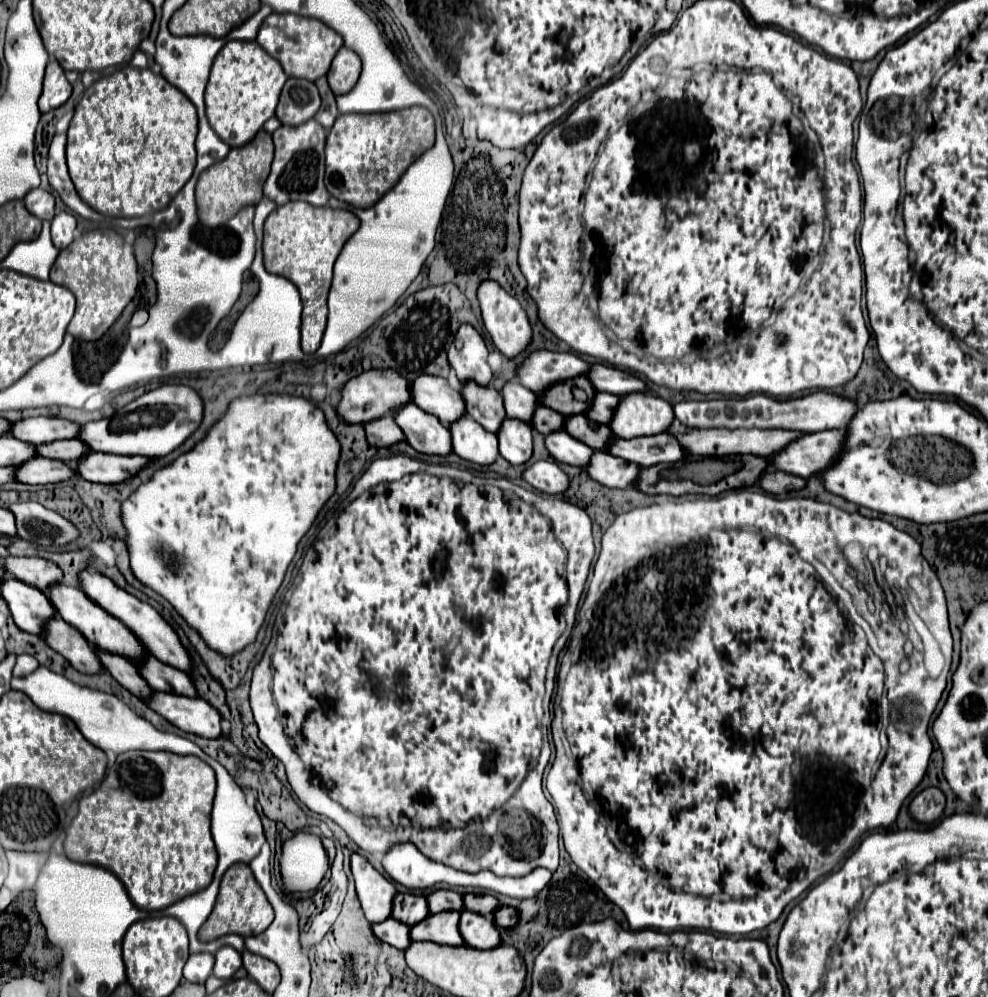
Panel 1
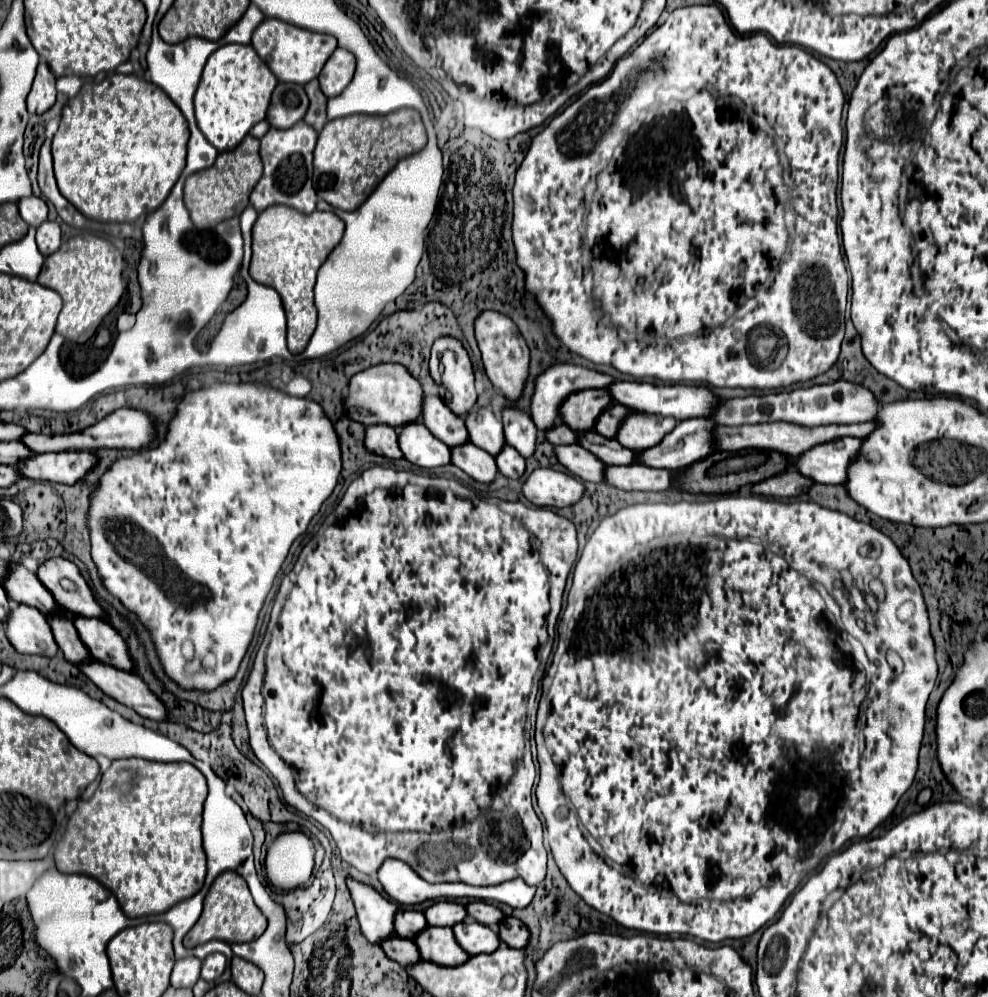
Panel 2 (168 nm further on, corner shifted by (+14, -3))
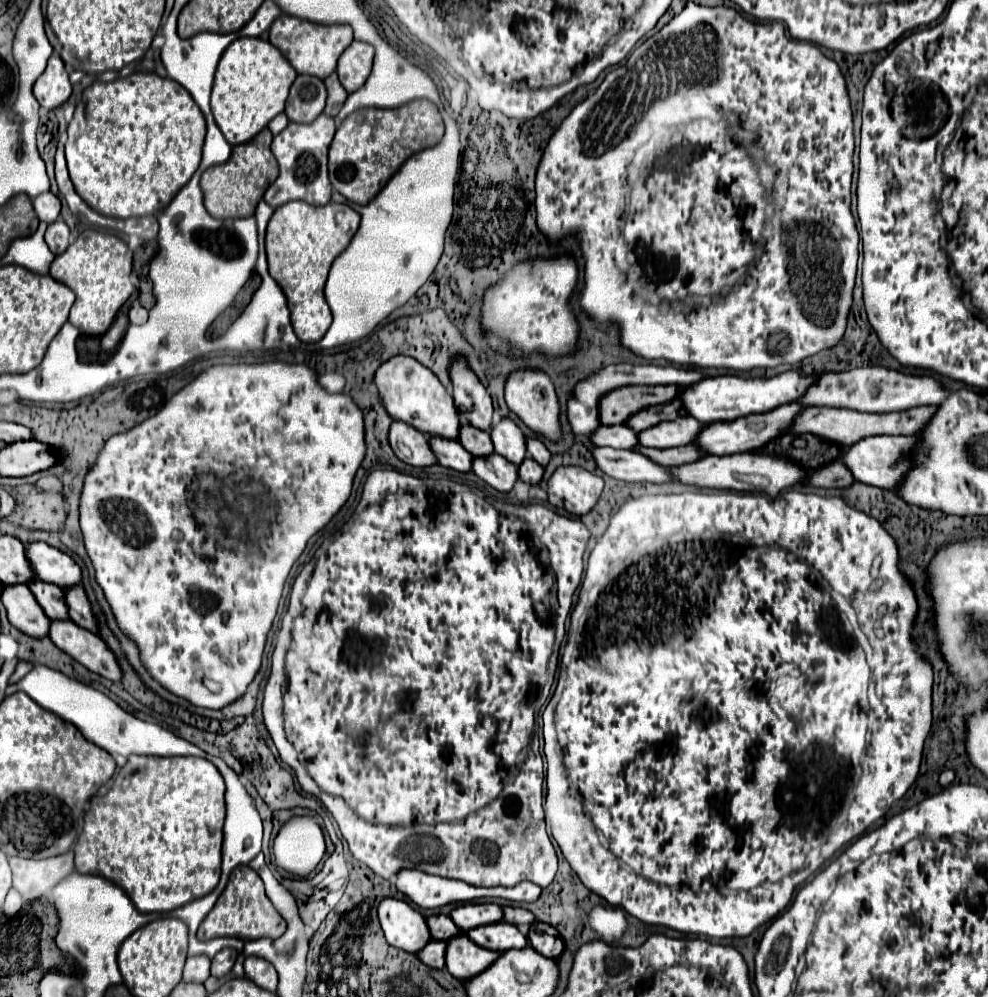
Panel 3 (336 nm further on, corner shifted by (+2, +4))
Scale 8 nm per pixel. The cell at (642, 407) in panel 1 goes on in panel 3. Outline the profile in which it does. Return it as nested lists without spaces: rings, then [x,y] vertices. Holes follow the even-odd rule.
[[[691,415],[677,417],[677,421],[661,421],[661,425],[653,425],[653,429],[645,429],[645,433],[639,433],[639,443],[645,447],[681,447],[693,443],[695,435],[699,433],[701,423],[693,419]]]

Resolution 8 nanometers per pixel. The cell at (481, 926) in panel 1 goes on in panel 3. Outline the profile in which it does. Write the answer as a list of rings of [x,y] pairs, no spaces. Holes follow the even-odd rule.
[[[499,921],[497,925],[481,925],[477,929],[471,929],[467,937],[471,937],[471,941],[475,941],[479,947],[485,947],[491,951],[521,949],[529,943],[527,937],[507,921]]]

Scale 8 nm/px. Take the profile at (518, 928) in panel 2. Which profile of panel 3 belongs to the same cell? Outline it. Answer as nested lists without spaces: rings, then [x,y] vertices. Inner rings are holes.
[[[533,923],[533,927],[527,933],[529,945],[537,949],[541,955],[555,959],[563,951],[563,939],[561,935],[547,923]]]

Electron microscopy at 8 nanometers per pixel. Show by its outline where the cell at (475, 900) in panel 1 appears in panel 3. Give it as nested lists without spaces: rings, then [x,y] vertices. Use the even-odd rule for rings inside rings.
[[[501,907],[503,909],[503,913],[505,913],[505,921],[507,923],[513,923],[513,925],[531,925],[533,921],[535,921],[535,917],[533,917],[533,913],[529,913],[527,909],[521,909],[521,907]]]

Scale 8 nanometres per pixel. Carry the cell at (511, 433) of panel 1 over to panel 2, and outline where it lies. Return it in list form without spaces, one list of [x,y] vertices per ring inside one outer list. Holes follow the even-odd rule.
[[[505,446],[505,452],[501,452],[501,456],[495,458],[497,460],[497,468],[505,478],[521,478],[525,472],[525,458],[515,450]]]

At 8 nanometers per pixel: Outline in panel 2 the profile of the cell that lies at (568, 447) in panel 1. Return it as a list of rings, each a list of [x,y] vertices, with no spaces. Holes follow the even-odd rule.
[[[557,446],[555,448],[559,462],[581,480],[589,482],[605,482],[605,468],[607,464],[601,462],[595,454],[587,452],[581,446]]]

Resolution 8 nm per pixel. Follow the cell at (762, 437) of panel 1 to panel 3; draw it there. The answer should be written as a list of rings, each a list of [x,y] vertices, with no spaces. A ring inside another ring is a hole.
[[[807,407],[803,409],[789,427],[789,433],[813,433],[817,437],[825,437],[825,441],[837,441],[841,447],[849,447],[865,437],[873,435],[915,435],[923,429],[925,421],[935,413],[933,407],[913,407],[899,413],[861,413],[851,409],[829,409],[829,407]]]

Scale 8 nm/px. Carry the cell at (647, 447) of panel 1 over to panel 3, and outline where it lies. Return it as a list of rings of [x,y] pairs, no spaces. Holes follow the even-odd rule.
[[[789,403],[789,405],[781,405],[767,413],[751,413],[749,417],[739,417],[737,421],[713,421],[709,425],[703,425],[703,429],[697,433],[693,443],[705,455],[733,455],[733,453],[753,451],[753,449],[763,447],[769,439],[783,435],[785,433],[783,429],[789,427],[789,421],[793,421],[801,409],[803,407],[799,403],[795,405]]]

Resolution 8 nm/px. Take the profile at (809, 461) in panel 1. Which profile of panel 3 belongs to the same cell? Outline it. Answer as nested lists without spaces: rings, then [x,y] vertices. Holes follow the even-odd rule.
[[[877,435],[877,437],[865,437],[863,441],[857,441],[855,445],[847,447],[845,453],[841,453],[841,459],[845,467],[853,473],[855,481],[883,487],[883,489],[895,489],[895,485],[903,479],[907,473],[907,451],[913,447],[917,437],[893,437],[893,435]]]

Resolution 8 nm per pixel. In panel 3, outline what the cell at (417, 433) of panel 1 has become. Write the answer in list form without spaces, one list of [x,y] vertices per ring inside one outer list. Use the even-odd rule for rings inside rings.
[[[429,437],[429,445],[439,465],[455,471],[463,471],[463,473],[471,471],[473,455],[459,441],[449,441],[445,437]]]

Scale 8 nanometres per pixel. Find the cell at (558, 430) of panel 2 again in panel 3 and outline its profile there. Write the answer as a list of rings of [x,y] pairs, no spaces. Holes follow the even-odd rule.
[[[599,425],[599,429],[593,435],[589,435],[589,439],[593,445],[605,445],[613,449],[633,449],[639,443],[637,433],[633,433],[625,425]]]

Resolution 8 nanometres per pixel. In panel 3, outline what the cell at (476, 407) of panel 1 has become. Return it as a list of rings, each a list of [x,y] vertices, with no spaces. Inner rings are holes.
[[[503,417],[497,425],[493,425],[493,429],[489,433],[491,433],[491,441],[495,445],[495,453],[503,455],[505,459],[509,459],[515,465],[519,465],[527,457],[525,437],[523,437],[521,429],[509,417]]]

